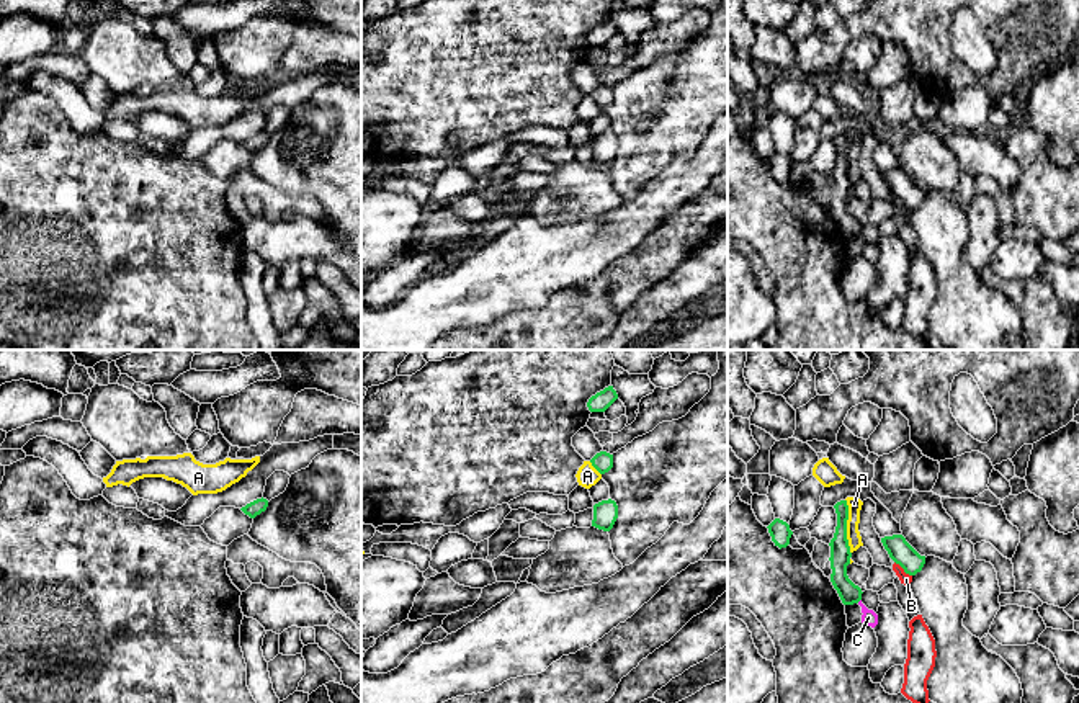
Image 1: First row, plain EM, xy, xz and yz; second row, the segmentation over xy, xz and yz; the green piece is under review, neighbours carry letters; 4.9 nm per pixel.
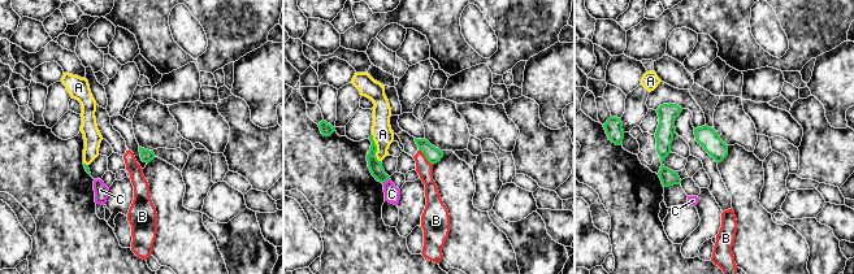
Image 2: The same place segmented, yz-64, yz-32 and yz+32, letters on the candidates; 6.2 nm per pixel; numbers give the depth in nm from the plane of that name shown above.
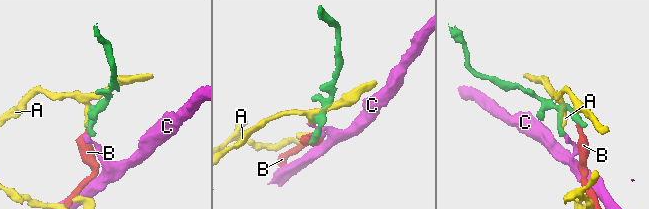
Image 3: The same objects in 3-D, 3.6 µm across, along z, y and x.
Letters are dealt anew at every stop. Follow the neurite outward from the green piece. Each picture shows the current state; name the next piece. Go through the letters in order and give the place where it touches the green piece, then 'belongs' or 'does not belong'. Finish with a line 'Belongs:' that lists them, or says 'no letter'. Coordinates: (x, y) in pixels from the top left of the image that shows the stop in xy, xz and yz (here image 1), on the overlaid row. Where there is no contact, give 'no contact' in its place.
A: yz (846, 527) | does not belong
B: yz (903, 568) | does not belong
C: yz (859, 600) | does not belong
Belongs: no letter

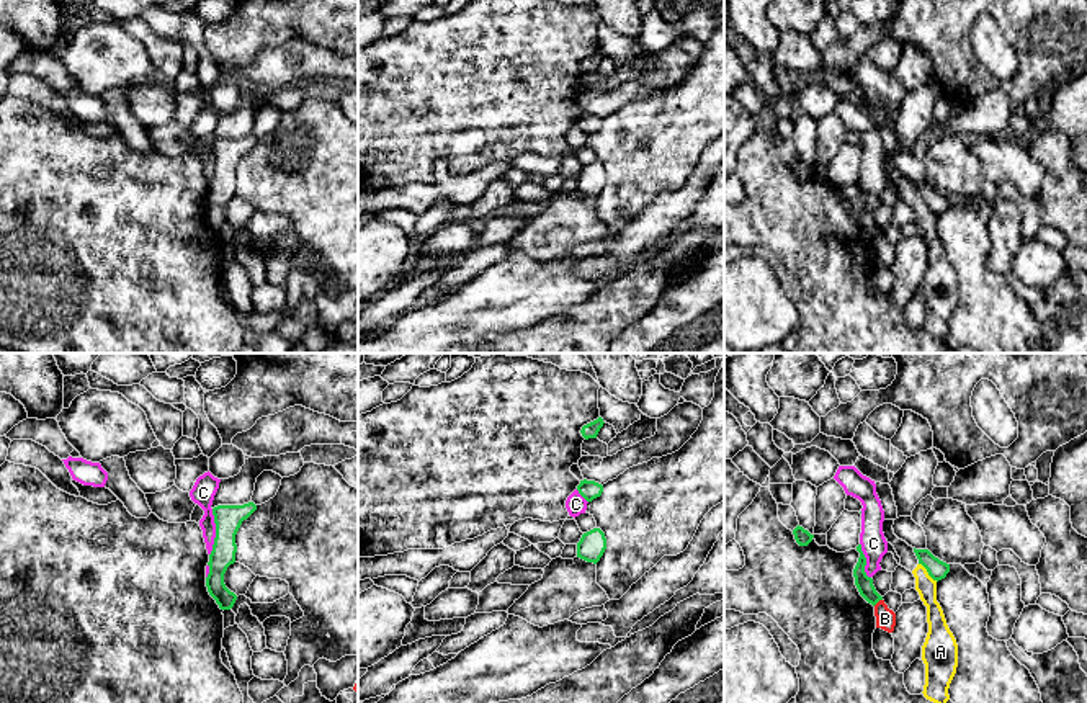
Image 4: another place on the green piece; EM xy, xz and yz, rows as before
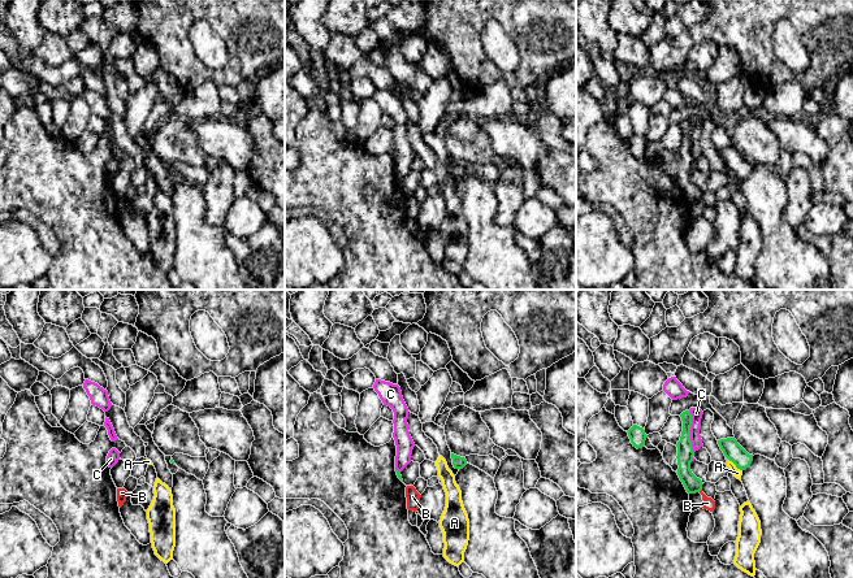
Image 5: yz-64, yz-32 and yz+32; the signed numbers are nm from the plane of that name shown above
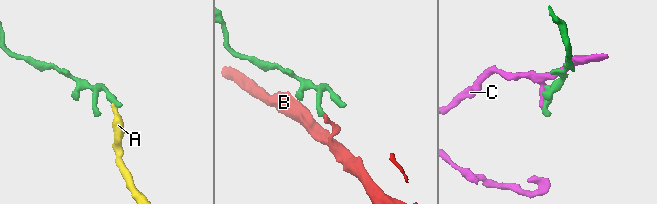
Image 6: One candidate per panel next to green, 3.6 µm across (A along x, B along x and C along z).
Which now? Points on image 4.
A: yz (927, 571) | does not belong
B: yz (876, 602) | does not belong
C: xy (216, 532) | does not belong
Belongs: no letter

